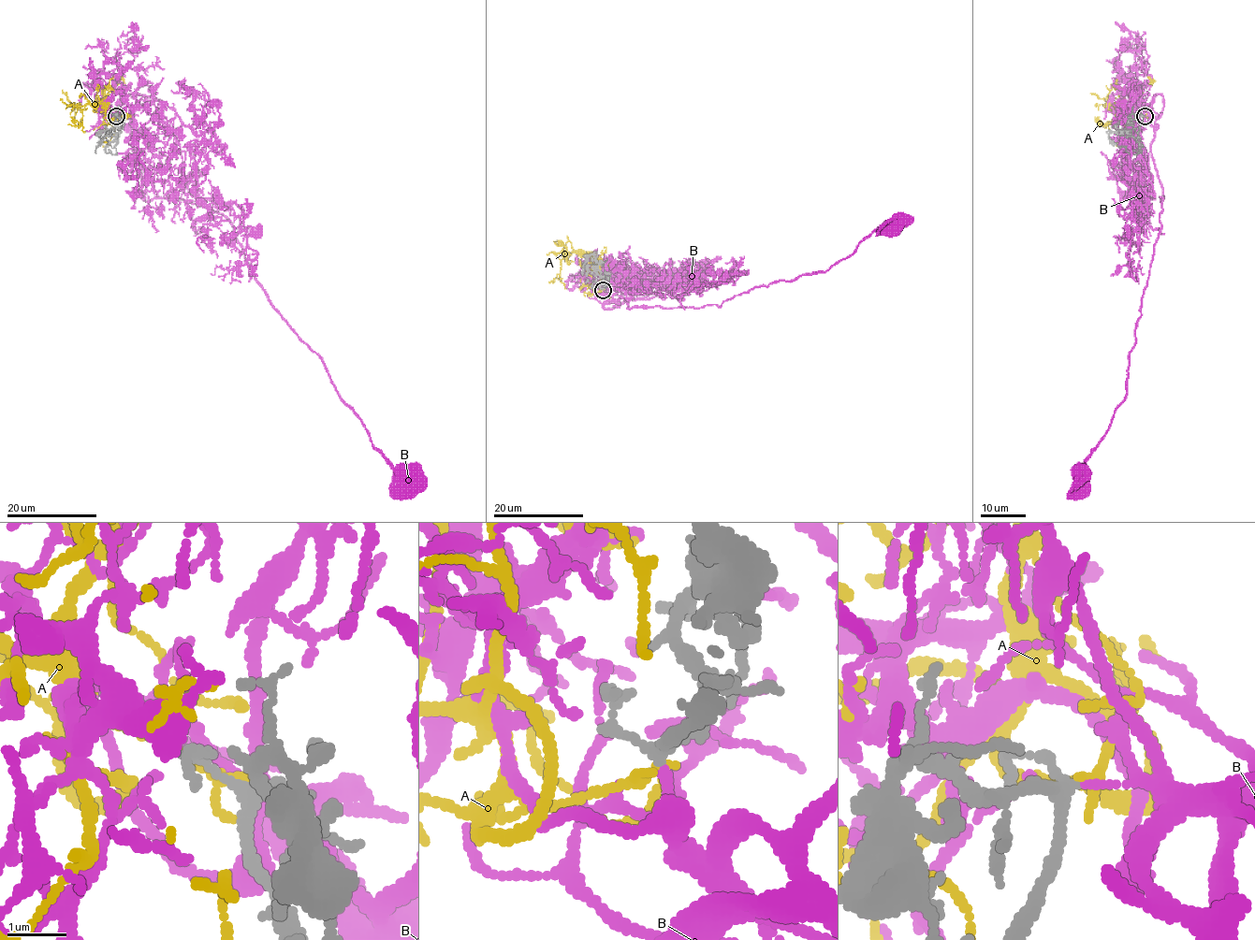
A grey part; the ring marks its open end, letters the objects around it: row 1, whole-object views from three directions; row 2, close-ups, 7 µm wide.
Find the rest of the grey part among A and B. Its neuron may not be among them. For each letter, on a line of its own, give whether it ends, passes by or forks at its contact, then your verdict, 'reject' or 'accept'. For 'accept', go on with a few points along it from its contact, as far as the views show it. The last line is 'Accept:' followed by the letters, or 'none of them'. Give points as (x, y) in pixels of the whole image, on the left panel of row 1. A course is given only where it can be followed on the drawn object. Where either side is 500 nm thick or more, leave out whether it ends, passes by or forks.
A: it ends there; reject
B: it passes by; accept; it runs (116, 115), (132, 136), (141, 196), (175, 197), (228, 221), (268, 300), (319, 356), (378, 452), (406, 470)
Accept: B

